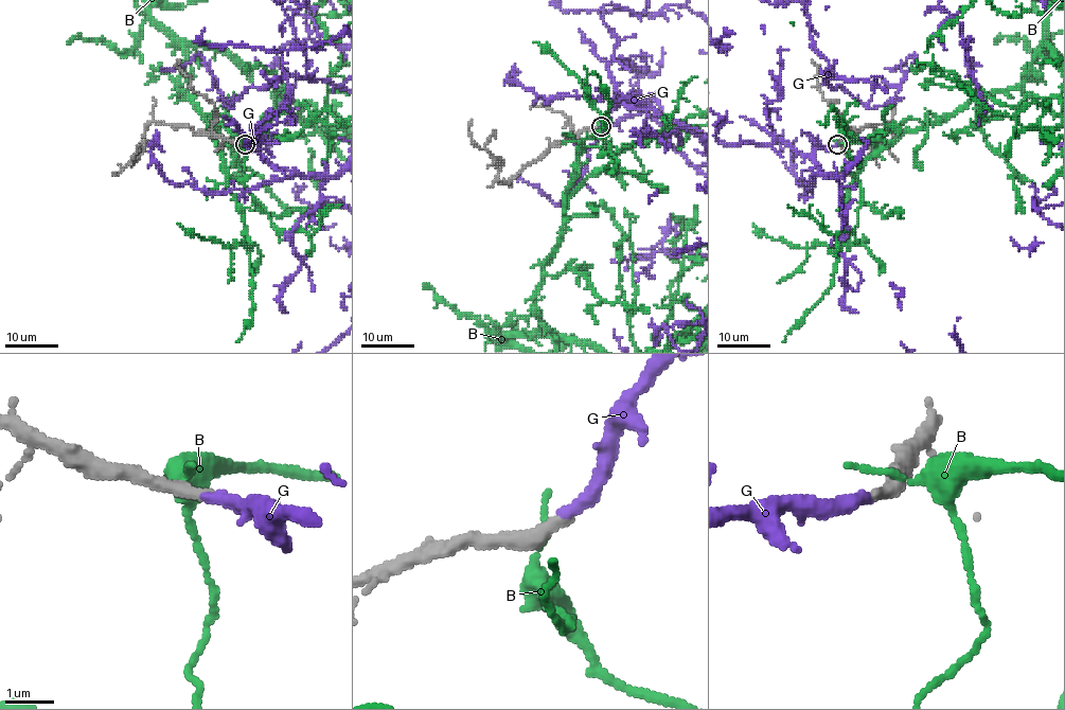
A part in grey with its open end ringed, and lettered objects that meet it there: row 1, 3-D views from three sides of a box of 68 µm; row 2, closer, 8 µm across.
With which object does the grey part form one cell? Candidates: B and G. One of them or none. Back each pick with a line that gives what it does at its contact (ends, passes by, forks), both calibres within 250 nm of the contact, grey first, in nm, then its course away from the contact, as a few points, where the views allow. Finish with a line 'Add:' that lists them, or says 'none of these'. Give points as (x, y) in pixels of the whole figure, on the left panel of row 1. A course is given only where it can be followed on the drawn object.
G: it ends | 320/280 nm
Add: G

